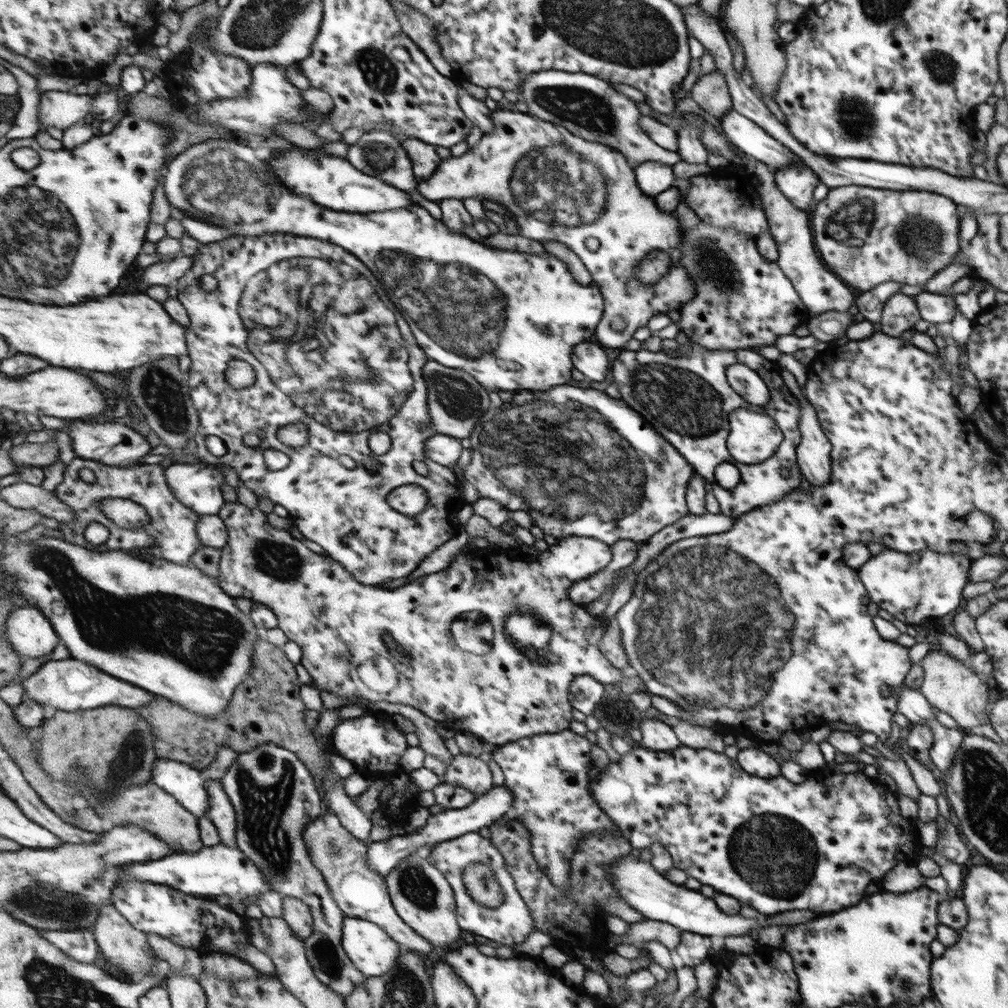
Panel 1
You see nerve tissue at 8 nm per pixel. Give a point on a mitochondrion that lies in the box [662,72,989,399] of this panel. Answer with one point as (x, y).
(716, 267)

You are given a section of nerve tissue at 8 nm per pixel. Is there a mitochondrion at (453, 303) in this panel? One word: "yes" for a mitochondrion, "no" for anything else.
yes

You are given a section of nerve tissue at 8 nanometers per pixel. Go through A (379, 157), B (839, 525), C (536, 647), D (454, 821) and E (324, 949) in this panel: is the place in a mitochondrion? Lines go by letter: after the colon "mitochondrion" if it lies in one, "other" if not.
A: mitochondrion
B: other
C: mitochondrion
D: other
E: mitochondrion

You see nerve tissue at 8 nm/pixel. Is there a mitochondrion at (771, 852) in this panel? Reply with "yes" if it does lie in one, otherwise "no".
yes

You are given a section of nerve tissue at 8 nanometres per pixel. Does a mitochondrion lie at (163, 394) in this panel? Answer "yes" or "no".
yes

